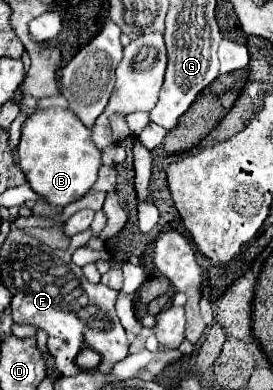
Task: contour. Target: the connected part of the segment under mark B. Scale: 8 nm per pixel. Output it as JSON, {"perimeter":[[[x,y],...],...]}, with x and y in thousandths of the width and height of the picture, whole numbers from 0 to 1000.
{"perimeter":[[[238,277],[128,282],[84,318],[62,400],[70,431],[84,436],[114,487],[201,538],[231,538],[245,523],[304,508],[311,492],[348,472],[355,441],[377,426],[377,400],[333,359],[333,333]]]}

